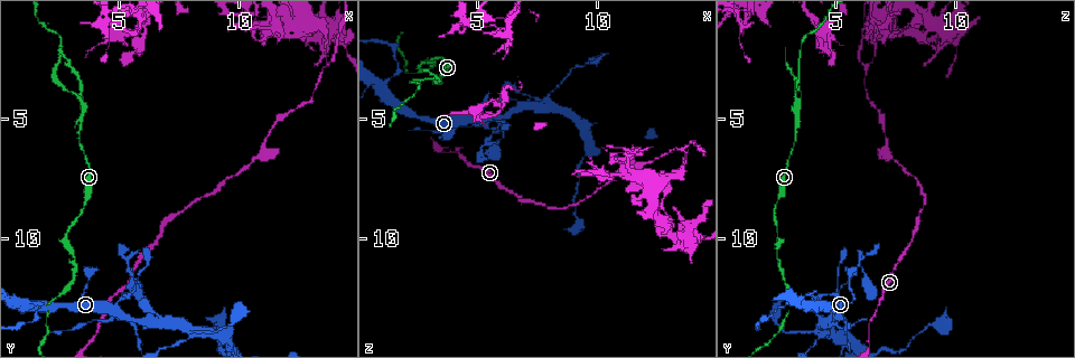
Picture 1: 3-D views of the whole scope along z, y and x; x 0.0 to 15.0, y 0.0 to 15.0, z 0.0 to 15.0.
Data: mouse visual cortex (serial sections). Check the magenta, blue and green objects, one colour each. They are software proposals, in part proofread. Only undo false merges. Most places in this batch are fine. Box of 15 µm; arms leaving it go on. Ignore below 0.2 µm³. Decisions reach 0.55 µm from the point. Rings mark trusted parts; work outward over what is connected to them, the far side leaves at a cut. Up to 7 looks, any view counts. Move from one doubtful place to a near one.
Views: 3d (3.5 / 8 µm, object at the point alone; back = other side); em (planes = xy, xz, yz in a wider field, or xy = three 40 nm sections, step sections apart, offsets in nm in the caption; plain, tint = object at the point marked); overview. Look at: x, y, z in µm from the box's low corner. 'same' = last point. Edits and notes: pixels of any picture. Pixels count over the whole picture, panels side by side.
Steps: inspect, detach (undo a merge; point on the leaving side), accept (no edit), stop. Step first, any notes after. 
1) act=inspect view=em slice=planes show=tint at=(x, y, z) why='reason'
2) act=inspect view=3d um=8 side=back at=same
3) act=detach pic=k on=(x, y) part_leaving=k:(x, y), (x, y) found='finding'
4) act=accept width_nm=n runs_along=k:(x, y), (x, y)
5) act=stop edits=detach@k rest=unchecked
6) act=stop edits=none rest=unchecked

act=inspect view=3d um=8 at=(6.0, 13.4, 4.9) why='thin arm on a thick one'

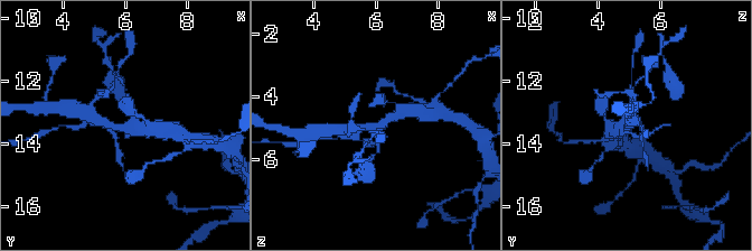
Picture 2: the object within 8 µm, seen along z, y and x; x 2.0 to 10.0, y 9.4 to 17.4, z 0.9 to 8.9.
act=inspect view=3d um=3.5 at=(6.0, 13.5, 4.9)

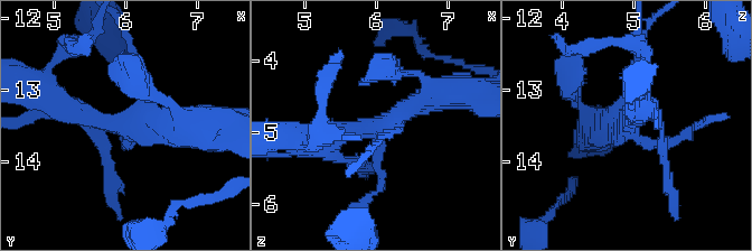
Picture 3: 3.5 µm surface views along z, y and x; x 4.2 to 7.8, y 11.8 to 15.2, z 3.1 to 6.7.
act=inspect view=em slice=planes show=tint at=(6.10, 13.50, 4.90)

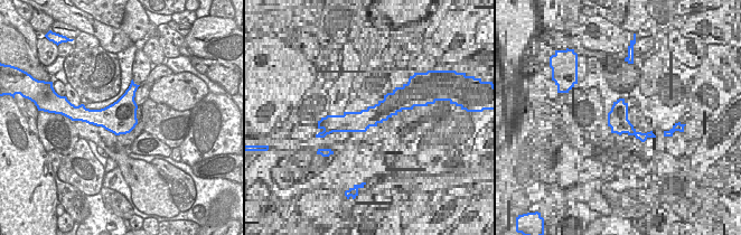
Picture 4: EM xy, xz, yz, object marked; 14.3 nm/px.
act=accept found='one cell here'

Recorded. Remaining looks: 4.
act=inspect view=3d um=3.5 at=(5.4, 11.3, 5.8) why='sharp bend'

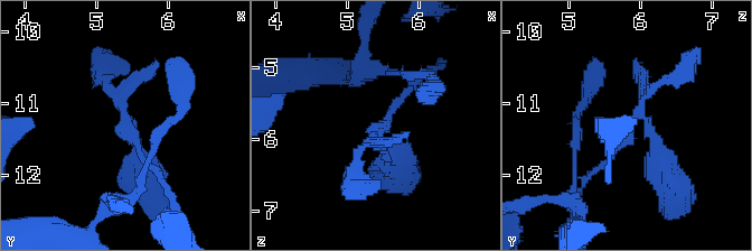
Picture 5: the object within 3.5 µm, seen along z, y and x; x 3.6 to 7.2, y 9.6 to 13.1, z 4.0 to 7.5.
act=inspect view=em slice=xy step=5 show=tint at=(5.45, 11.40, 5.80) why='need the tissue'

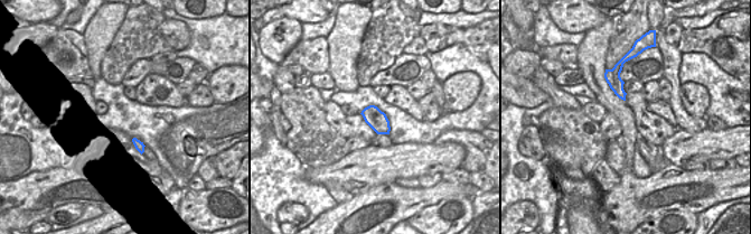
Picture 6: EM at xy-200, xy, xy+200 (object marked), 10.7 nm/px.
act=accept runs_along=5:(413, 83), (379, 127), (389, 158) found='all the same cell'

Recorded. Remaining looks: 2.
act=stop edits=none rest=unchecked

